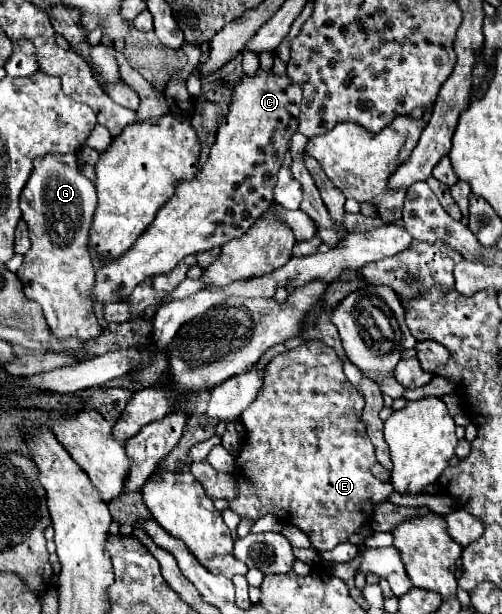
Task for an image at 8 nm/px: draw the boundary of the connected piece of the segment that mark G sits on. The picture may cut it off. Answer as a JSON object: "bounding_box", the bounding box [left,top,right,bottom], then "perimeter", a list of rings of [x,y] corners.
{"bounding_box":[16,154,102,340],"perimeter":[[[46,154],[34,160],[34,170],[20,194],[22,220],[28,224],[32,246],[24,254],[24,264],[16,274],[24,286],[24,294],[42,306],[48,326],[58,338],[92,340],[102,334],[90,300],[94,264],[88,252],[88,230],[94,208],[94,184],[80,172],[74,154]]]}

